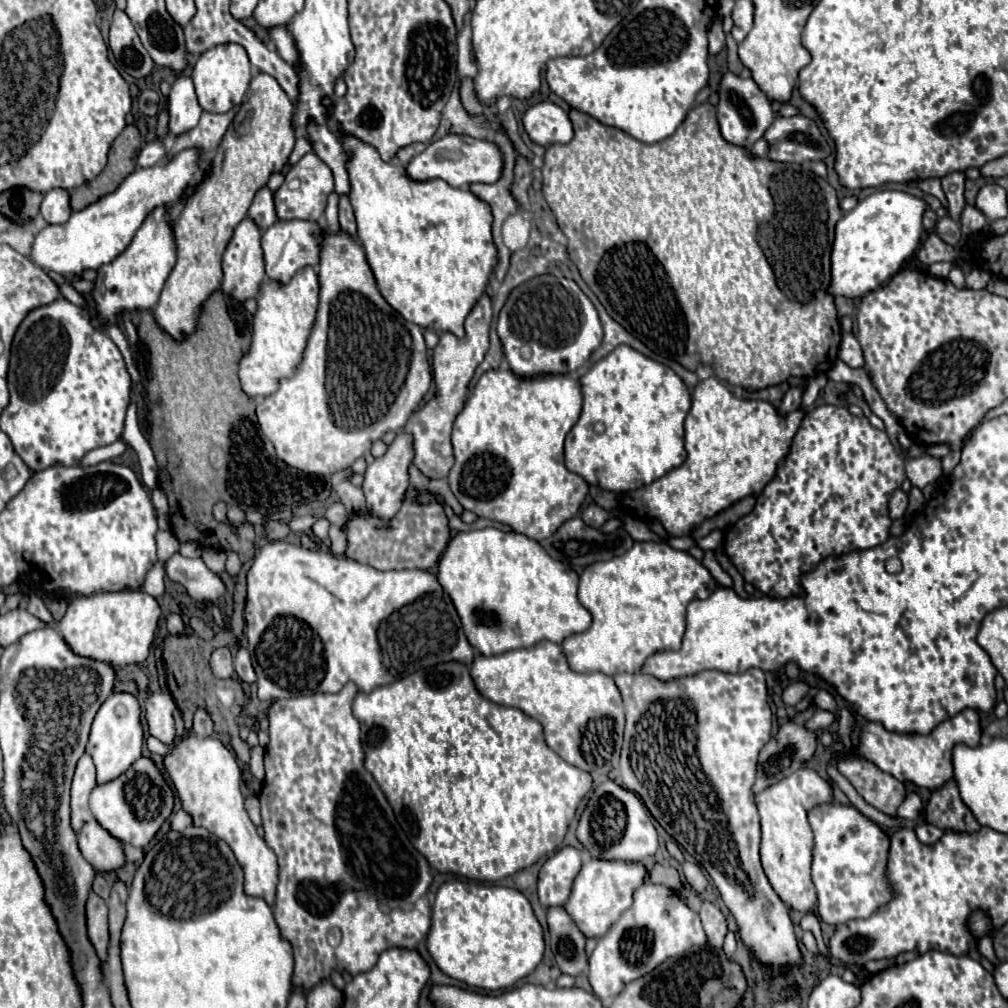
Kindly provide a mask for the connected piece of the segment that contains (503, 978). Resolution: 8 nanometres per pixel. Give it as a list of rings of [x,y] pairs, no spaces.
[[[451,880],[435,894],[427,950],[447,976],[475,988],[503,990],[537,968],[545,940],[531,904],[519,890]]]

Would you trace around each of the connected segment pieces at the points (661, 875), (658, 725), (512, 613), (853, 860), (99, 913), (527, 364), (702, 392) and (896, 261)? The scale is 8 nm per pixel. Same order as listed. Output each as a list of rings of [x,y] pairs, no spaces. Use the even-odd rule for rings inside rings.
[[[655,864],[651,870],[649,870],[649,882],[653,884],[663,884],[675,892],[681,890],[681,880],[679,880],[679,874],[675,868],[671,866],[661,866],[661,864]]]
[[[749,668],[743,674],[725,674],[725,672],[717,672],[717,670],[705,670],[693,676],[683,676],[677,678],[673,682],[661,682],[655,680],[653,676],[647,674],[615,674],[613,676],[621,698],[623,698],[623,706],[625,706],[625,738],[623,738],[623,748],[621,748],[621,760],[619,760],[619,768],[621,768],[621,780],[623,780],[623,788],[635,792],[643,804],[649,808],[651,816],[665,828],[665,832],[669,836],[673,836],[681,848],[685,848],[713,878],[725,906],[731,910],[731,914],[735,916],[737,924],[739,924],[739,934],[745,946],[749,946],[749,950],[753,952],[755,960],[759,960],[761,964],[769,964],[773,968],[773,972],[785,972],[787,966],[791,964],[799,964],[801,962],[801,952],[797,948],[797,940],[795,940],[795,932],[793,932],[793,922],[789,918],[789,912],[785,908],[785,904],[781,902],[781,898],[775,894],[775,890],[771,888],[761,862],[759,862],[759,838],[761,838],[761,828],[759,828],[759,814],[757,814],[757,804],[753,798],[753,782],[755,782],[755,774],[757,774],[757,756],[761,752],[761,748],[769,742],[771,736],[771,708],[767,702],[767,686],[765,686],[765,674],[759,668]]]
[[[497,528],[457,532],[439,558],[437,580],[451,596],[469,644],[483,656],[527,648],[531,644],[537,644],[539,640],[561,644],[563,638],[575,632],[585,632],[591,626],[591,614],[587,612],[587,608],[583,608],[583,604],[579,604],[577,598],[579,576],[565,564],[551,560],[551,556],[543,552],[539,542],[523,534],[501,532]]]
[[[819,804],[807,812],[815,834],[813,884],[819,898],[819,916],[827,924],[843,924],[853,918],[867,918],[893,900],[895,890],[887,878],[887,856],[891,838],[877,822],[869,820],[855,806]]]
[[[95,892],[89,894],[87,900],[87,932],[93,942],[99,958],[105,962],[107,946],[109,946],[109,930],[107,930],[107,902]]]
[[[535,276],[517,286],[499,312],[497,334],[511,372],[519,378],[573,374],[603,340],[603,328],[591,300],[567,278]]]
[[[717,378],[701,380],[695,390],[691,392],[691,410],[685,418],[685,450],[687,460],[665,474],[663,478],[651,482],[649,486],[641,486],[633,492],[623,494],[623,504],[633,510],[637,516],[655,518],[663,524],[665,532],[671,538],[685,536],[693,532],[703,520],[715,516],[717,512],[729,508],[743,496],[759,494],[767,486],[767,482],[775,476],[775,468],[779,460],[783,460],[789,452],[791,440],[803,420],[803,410],[791,412],[791,416],[779,416],[775,406],[763,400],[739,400],[731,394],[731,390]]]
[[[879,190],[847,212],[837,222],[835,230],[831,252],[831,294],[859,298],[893,278],[919,248],[923,234],[921,218],[927,208],[923,198],[903,190]]]

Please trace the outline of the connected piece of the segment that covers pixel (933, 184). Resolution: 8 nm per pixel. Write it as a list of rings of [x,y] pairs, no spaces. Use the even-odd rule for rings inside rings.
[[[939,178],[920,180],[918,182],[918,187],[924,193],[937,197],[941,201],[942,205],[947,209],[947,199],[941,186],[941,180]]]

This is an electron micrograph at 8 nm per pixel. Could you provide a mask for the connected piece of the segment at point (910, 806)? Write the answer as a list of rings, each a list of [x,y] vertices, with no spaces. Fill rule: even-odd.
[[[909,792],[903,800],[903,804],[897,808],[897,814],[907,820],[917,820],[921,816],[921,812],[923,812],[923,804],[915,792]]]

